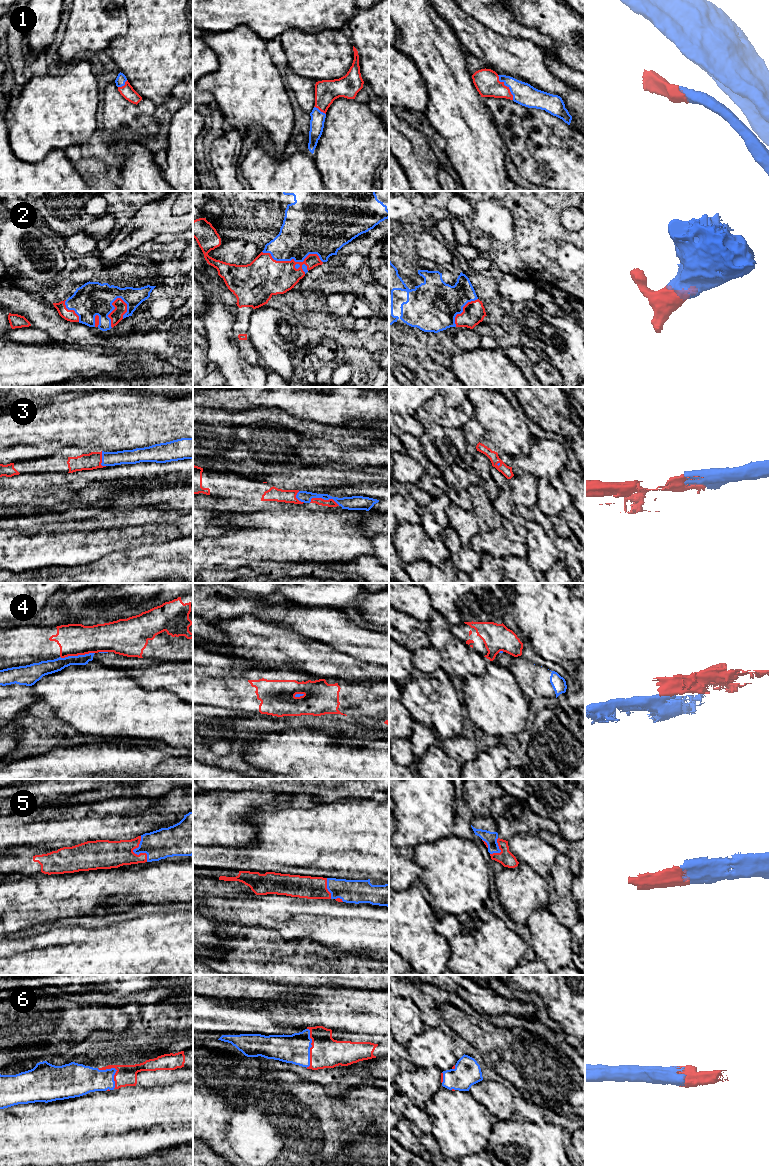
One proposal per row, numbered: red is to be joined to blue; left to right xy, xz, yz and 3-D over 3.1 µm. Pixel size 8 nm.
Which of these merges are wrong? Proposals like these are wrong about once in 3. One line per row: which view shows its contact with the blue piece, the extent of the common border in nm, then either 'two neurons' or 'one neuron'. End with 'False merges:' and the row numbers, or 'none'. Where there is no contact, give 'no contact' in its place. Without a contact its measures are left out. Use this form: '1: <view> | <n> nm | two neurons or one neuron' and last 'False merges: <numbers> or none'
1: yz | 240 nm | one neuron
2: xz | 500 nm | one neuron
3: xz | 240 nm | one neuron
4: xy | 280 nm | two neurons
5: xy | 220 nm | one neuron
6: xz | 320 nm | one neuron
False merges: 4

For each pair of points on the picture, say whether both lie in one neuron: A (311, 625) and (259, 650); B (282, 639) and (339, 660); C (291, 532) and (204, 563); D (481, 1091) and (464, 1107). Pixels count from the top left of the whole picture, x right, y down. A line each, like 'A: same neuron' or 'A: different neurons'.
A: different neurons
B: same neuron
C: same neuron
D: different neurons

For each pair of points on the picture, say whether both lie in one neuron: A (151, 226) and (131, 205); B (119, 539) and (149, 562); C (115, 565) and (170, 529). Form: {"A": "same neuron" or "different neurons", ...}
{"A": "different neurons", "B": "different neurons", "C": "different neurons"}

